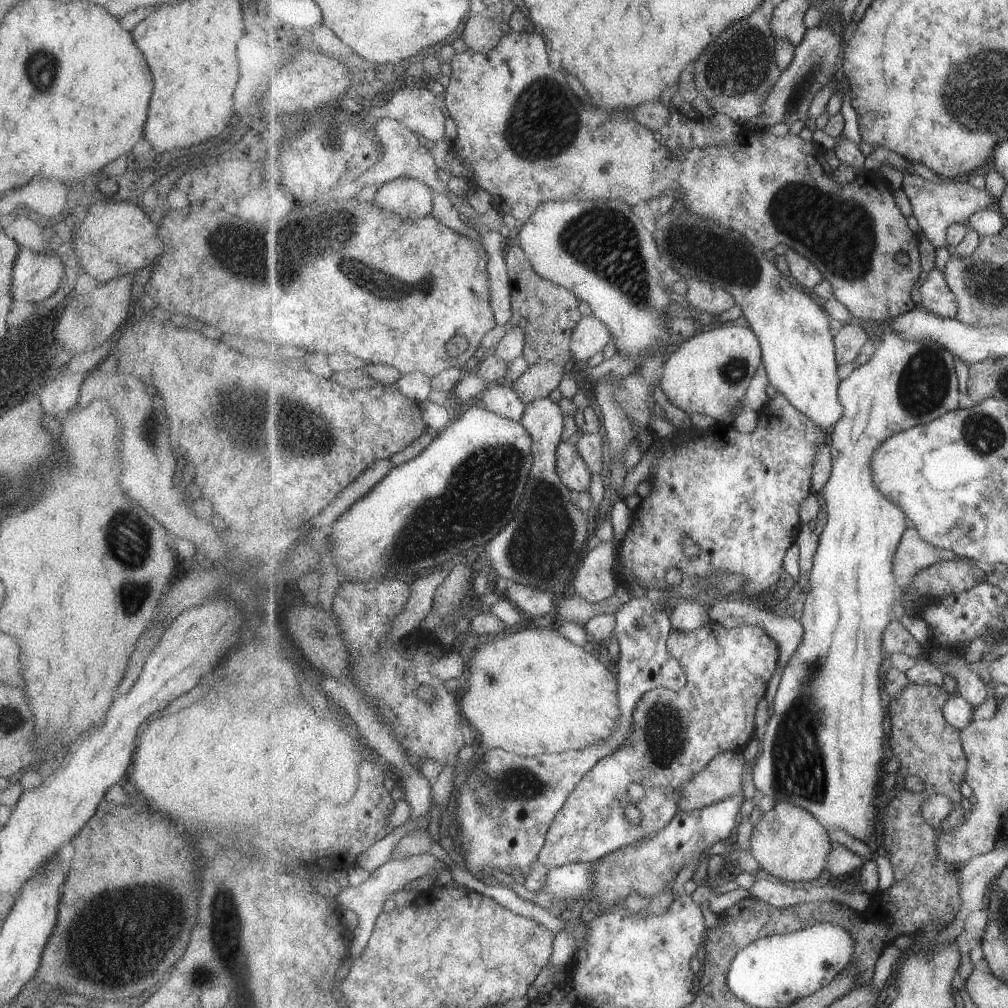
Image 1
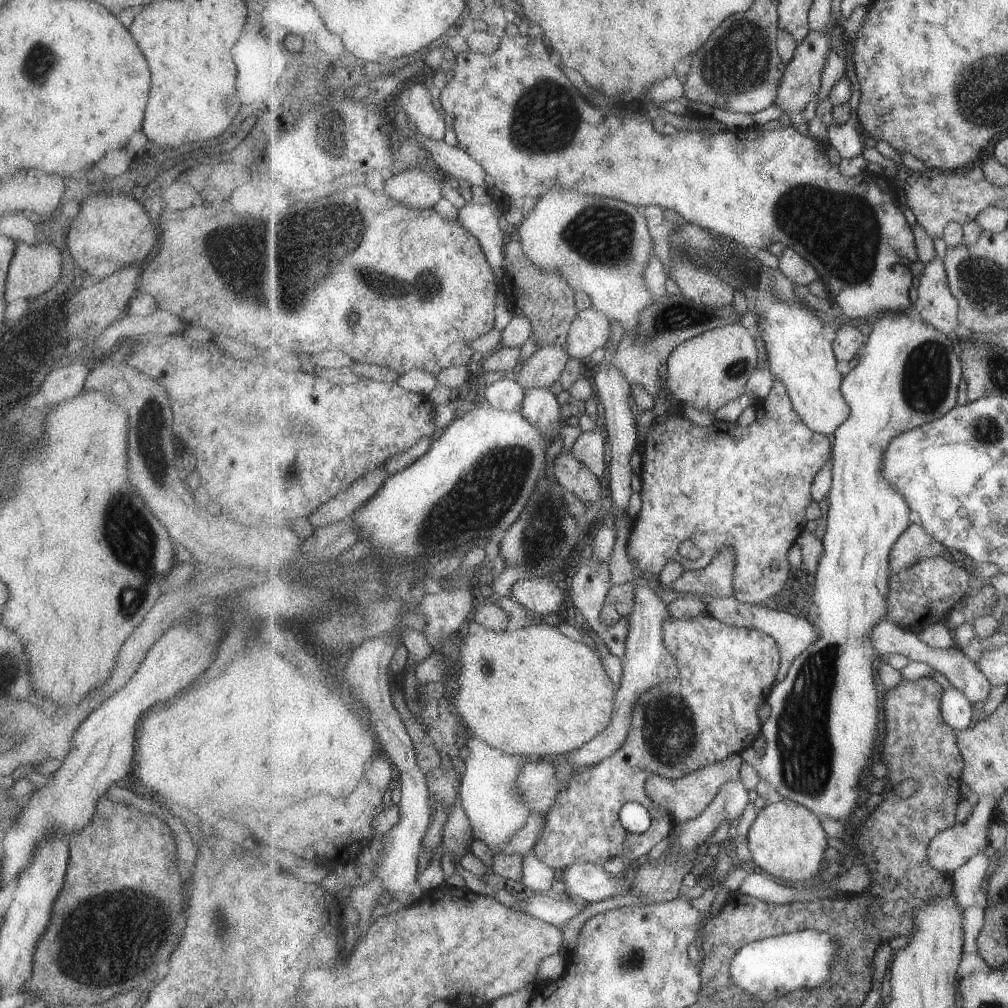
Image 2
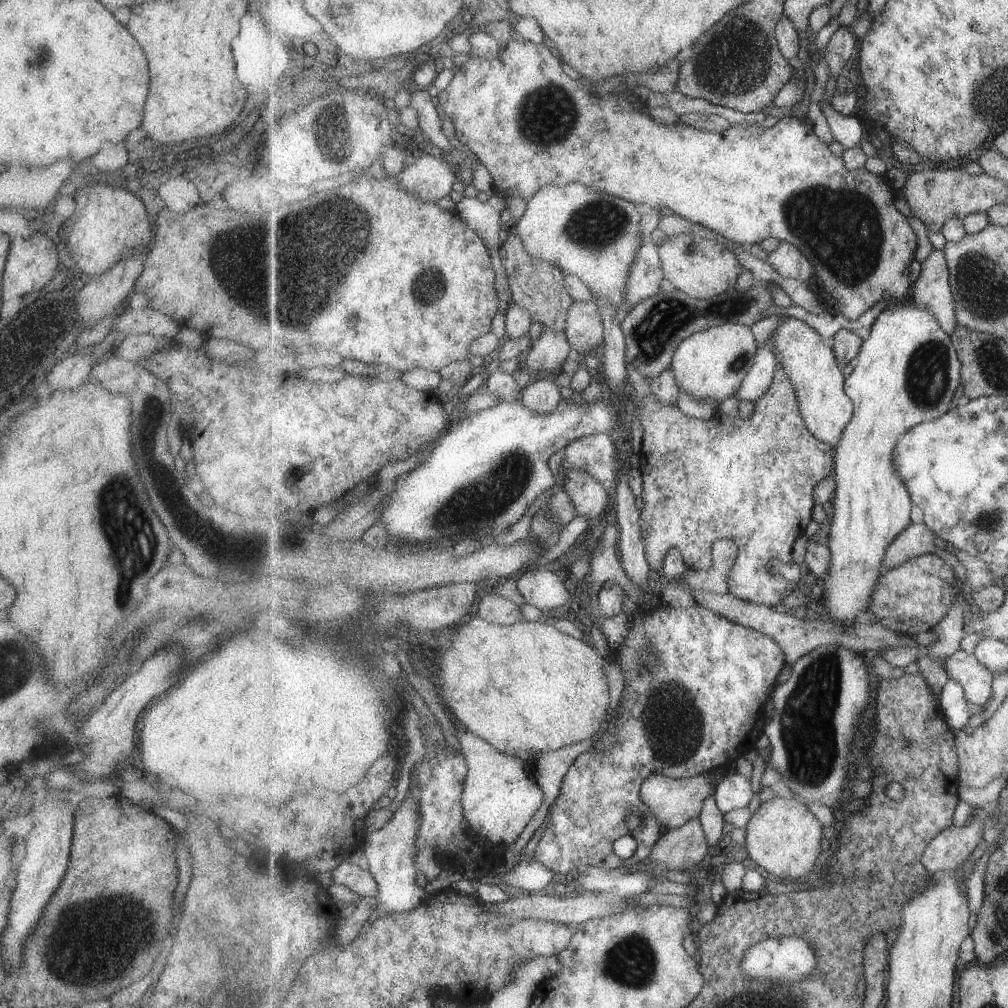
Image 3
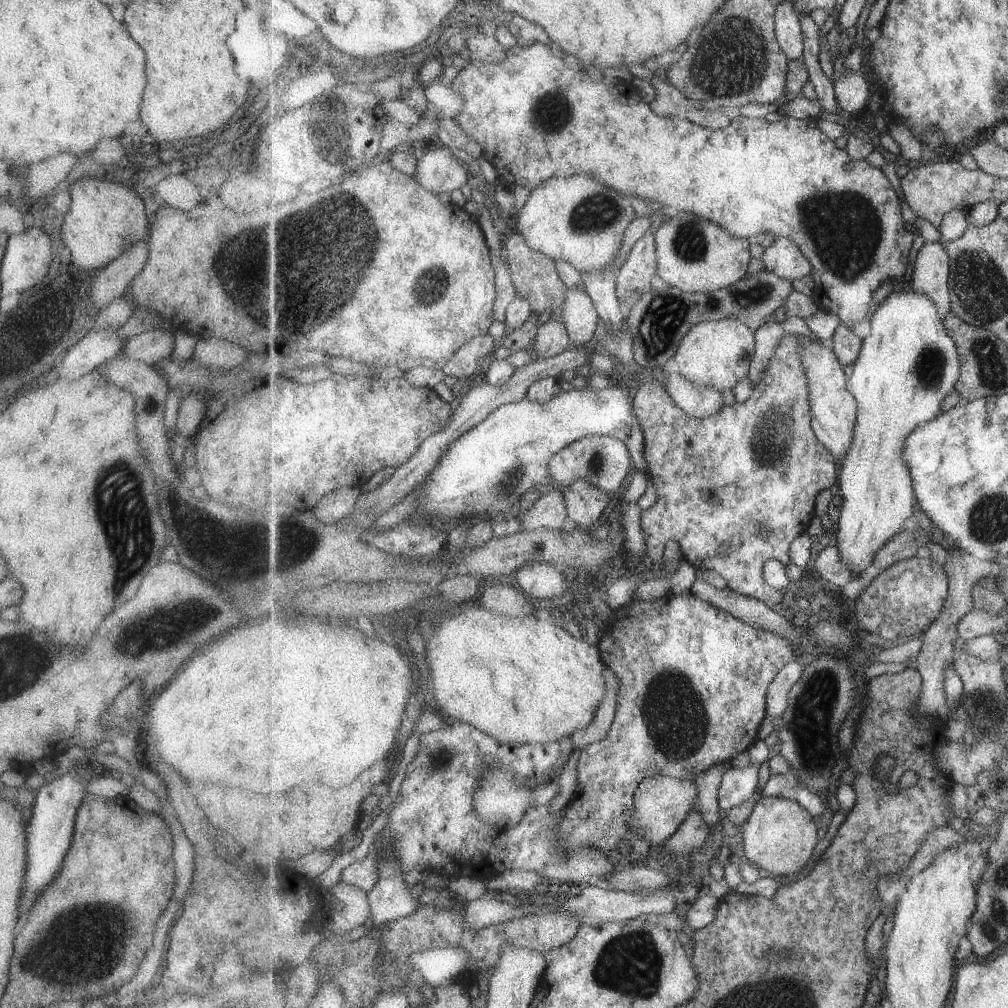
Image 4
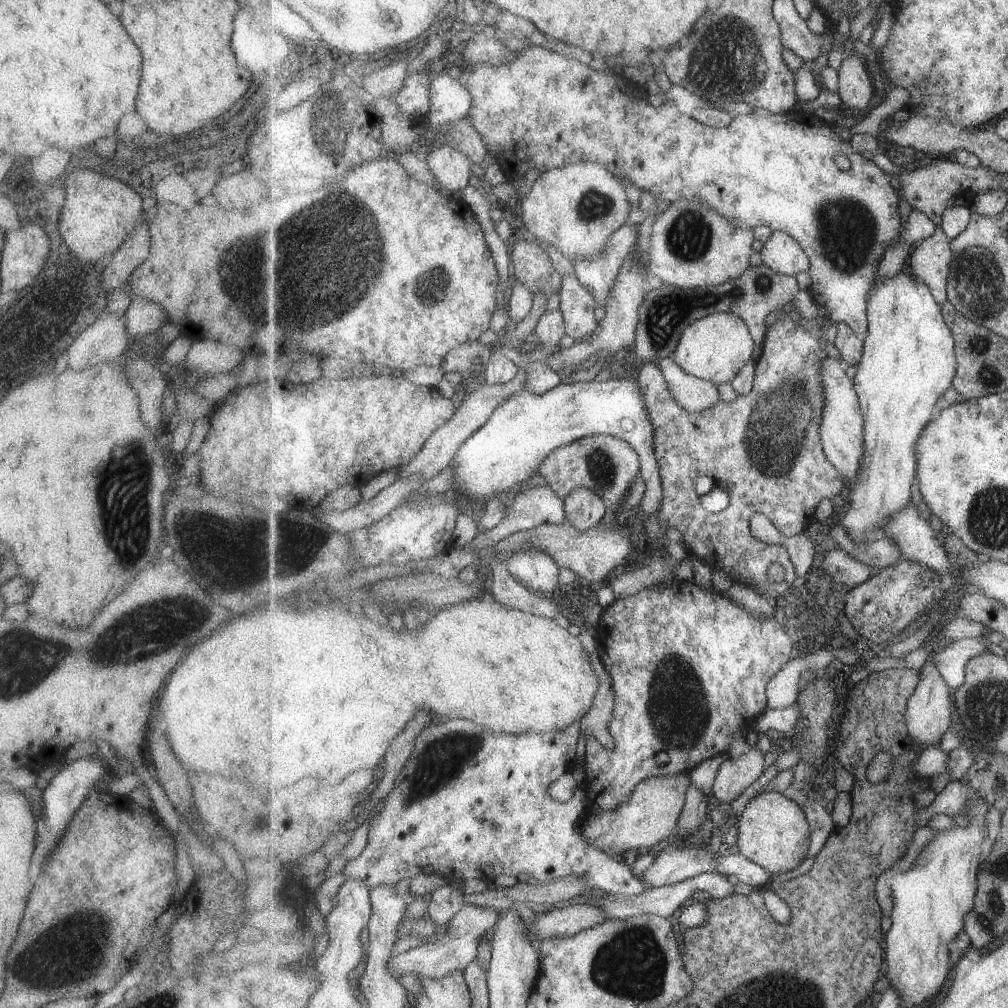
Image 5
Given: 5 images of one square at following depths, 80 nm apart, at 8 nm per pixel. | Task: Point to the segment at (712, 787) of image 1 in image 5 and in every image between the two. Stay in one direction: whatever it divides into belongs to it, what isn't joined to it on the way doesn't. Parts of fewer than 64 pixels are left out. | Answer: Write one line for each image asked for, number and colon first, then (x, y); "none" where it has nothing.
2: (686, 798)
3: (674, 802)
4: (663, 802)
5: (654, 810)

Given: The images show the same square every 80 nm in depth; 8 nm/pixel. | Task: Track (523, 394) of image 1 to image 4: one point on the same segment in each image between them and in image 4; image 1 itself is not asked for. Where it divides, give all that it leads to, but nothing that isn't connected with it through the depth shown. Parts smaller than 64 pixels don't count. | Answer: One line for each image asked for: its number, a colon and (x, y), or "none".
2: (547, 365)
3: (546, 356)
4: (552, 339)

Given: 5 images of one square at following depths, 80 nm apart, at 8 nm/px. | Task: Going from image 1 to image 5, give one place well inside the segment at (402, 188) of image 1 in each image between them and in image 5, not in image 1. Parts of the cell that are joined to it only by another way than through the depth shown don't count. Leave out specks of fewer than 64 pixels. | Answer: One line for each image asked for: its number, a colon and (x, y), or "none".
2: (420, 188)
3: (430, 177)
4: (441, 171)
5: (453, 169)

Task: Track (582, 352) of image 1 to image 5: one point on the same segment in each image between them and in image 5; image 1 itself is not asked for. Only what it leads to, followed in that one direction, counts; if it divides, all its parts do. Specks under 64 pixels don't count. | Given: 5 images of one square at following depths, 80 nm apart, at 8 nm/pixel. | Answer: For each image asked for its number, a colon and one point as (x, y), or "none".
2: (591, 329)
3: (585, 329)
4: (580, 315)
5: (578, 304)

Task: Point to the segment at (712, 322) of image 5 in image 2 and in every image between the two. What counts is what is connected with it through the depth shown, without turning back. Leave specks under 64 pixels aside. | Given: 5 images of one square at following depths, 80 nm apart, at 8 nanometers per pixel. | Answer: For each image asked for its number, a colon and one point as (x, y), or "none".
2: (707, 371)
3: (713, 364)
4: (718, 354)

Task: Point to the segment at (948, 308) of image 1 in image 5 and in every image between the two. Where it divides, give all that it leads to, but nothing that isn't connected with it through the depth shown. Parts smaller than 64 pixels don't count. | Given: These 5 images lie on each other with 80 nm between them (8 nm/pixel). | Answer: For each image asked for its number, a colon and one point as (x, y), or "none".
2: (938, 306)
3: (933, 289)
4: (931, 277)
5: (931, 261)

